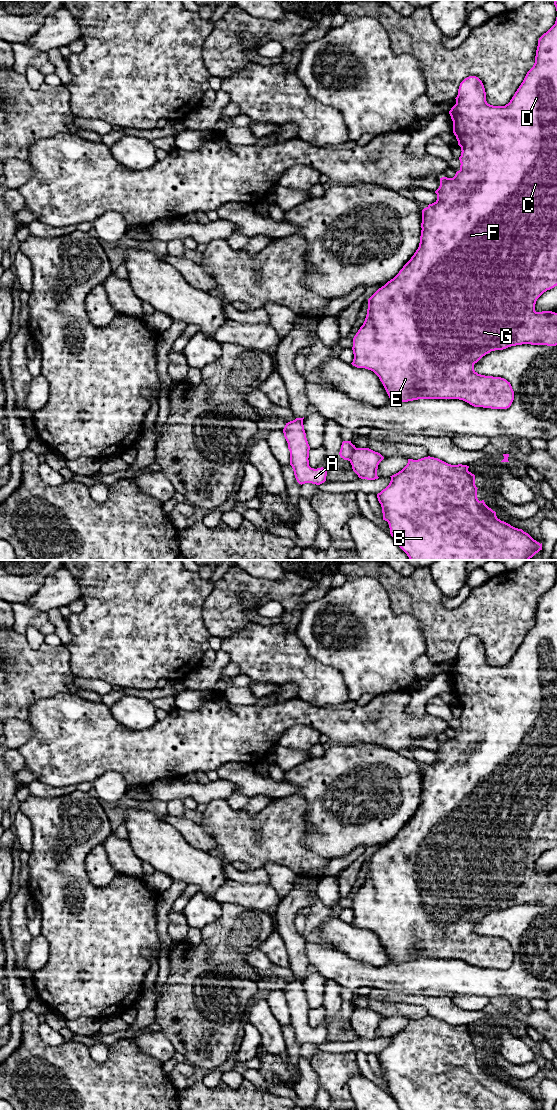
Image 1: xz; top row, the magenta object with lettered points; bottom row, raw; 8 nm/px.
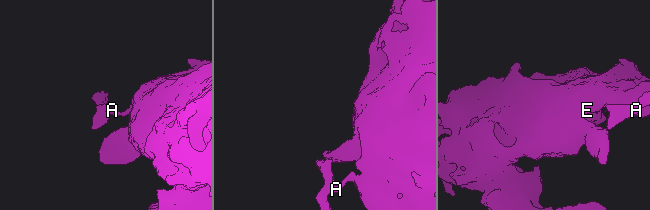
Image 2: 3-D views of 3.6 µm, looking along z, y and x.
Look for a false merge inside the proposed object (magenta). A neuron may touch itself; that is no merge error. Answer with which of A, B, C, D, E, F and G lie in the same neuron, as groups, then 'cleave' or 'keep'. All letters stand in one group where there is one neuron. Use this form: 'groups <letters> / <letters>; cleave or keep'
groups A / B C D E F G; cleave

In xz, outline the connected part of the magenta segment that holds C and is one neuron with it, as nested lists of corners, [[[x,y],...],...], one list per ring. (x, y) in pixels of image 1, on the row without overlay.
[[[558,560],[554,565],[557,571],[555,584],[539,598],[535,623],[508,664],[488,664],[484,645],[476,636],[469,636],[460,643],[456,664],[449,671],[453,693],[462,711],[460,730],[453,738],[440,738],[440,746],[435,751],[437,760],[422,770],[420,803],[414,815],[393,839],[368,859],[365,881],[353,898],[354,919],[351,924],[373,931],[382,942],[391,964],[418,959],[459,959],[474,967],[507,969],[514,960],[510,942],[501,937],[478,934],[474,924],[491,911],[511,906],[558,905],[558,873],[535,871],[537,859],[558,845]]]

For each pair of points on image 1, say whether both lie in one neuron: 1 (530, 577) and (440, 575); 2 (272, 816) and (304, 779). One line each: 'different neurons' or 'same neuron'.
1: different neurons
2: different neurons

